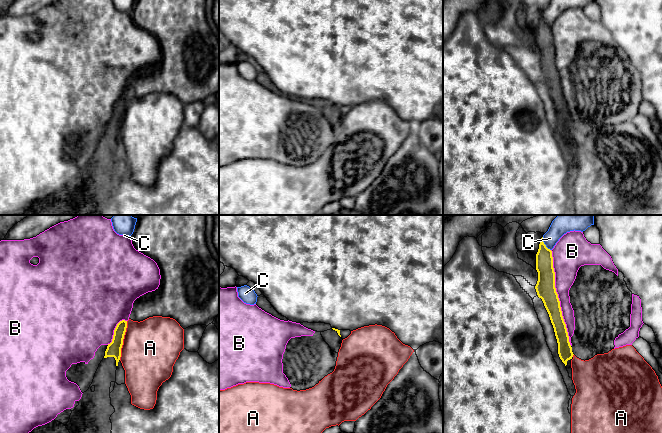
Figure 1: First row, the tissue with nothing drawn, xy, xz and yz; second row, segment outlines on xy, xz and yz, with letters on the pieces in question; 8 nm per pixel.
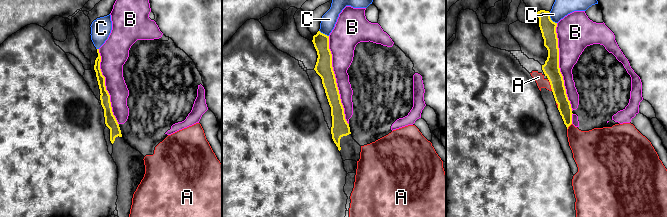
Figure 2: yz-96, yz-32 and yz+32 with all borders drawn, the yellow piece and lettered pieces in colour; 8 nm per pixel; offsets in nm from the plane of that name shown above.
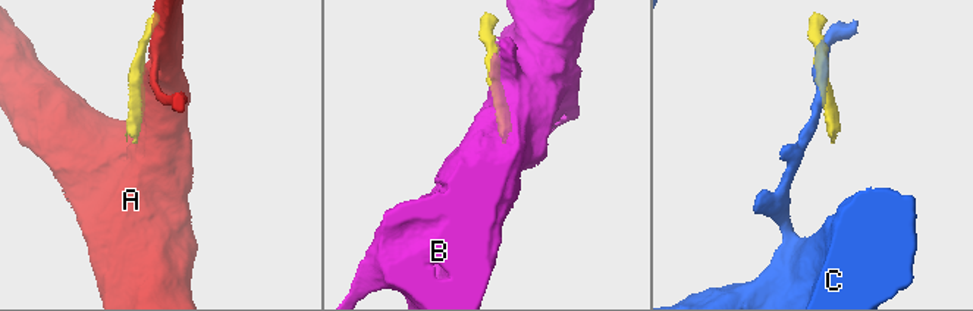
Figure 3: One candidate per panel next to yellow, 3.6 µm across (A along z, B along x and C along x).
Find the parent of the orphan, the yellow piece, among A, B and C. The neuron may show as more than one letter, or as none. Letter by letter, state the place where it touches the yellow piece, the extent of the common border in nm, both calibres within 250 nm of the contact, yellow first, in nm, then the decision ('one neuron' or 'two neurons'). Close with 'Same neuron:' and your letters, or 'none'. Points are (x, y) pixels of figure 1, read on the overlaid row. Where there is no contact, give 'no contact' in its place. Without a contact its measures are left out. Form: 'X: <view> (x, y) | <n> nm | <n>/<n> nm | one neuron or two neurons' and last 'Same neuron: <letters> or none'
A: xy (122, 340) | 320 nm | 110/460 nm | two neurons
B: yz (558, 298) | 800 nm | 160/190 nm | two neurons
C: yz (544, 244) | 130 nm | 140/160 nm | two neurons
Same neuron: none

